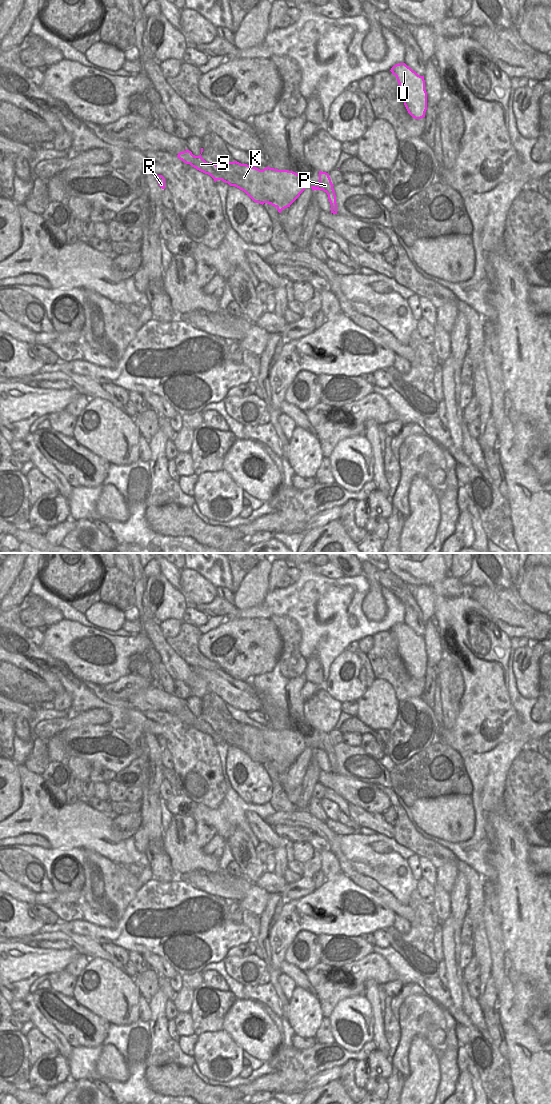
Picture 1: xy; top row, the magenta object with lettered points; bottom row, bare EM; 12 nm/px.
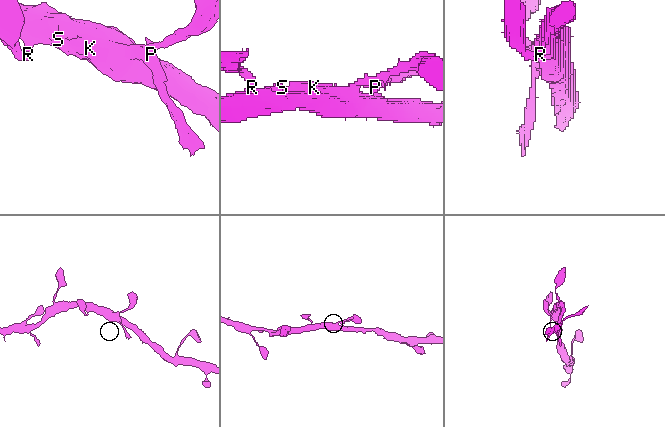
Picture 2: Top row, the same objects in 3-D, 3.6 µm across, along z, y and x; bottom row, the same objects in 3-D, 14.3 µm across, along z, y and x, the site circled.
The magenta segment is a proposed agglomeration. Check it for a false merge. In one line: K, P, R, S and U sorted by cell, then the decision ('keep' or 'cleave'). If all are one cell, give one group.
K P R S U | keep

